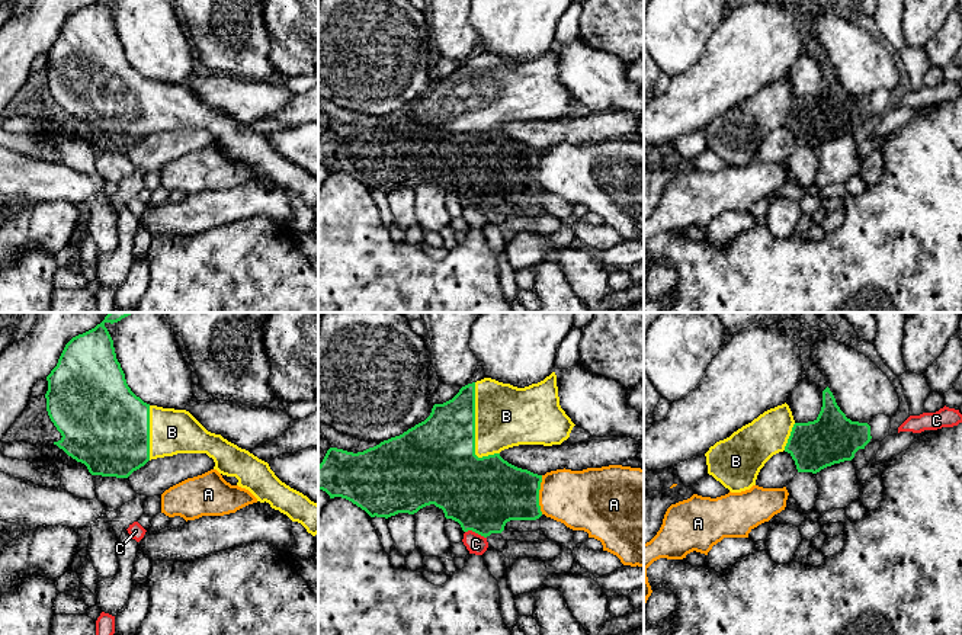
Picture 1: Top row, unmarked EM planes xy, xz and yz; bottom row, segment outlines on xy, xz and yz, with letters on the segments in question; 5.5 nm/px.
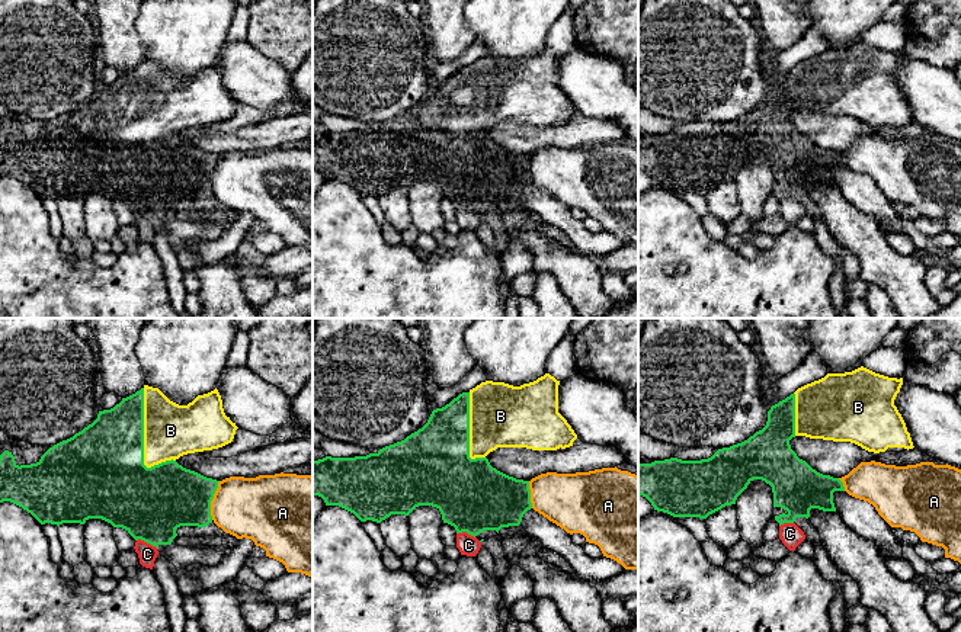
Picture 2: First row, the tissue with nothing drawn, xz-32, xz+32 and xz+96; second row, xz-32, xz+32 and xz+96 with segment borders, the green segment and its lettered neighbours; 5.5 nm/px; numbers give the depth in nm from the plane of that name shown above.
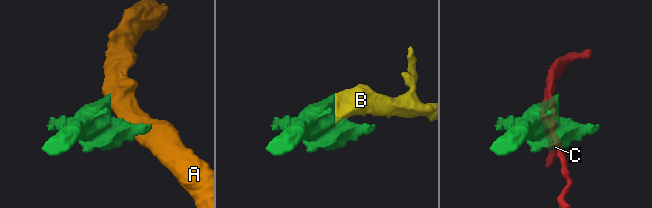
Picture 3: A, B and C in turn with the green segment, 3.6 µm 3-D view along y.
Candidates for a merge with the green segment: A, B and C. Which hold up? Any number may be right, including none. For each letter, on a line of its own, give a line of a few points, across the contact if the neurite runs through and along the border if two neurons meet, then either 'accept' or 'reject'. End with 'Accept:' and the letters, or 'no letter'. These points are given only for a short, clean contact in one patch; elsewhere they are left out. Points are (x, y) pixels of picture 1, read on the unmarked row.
A: reject
B: accept
C: line xz (465, 205), (474, 205), (486, 212); reject
Accept: B

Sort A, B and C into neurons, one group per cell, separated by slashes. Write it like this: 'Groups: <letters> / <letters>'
Groups: A / B / C

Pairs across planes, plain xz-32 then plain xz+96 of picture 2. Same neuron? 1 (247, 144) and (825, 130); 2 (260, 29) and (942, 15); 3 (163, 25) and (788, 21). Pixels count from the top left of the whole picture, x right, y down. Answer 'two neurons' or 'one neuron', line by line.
1: one neuron
2: one neuron
3: two neurons

